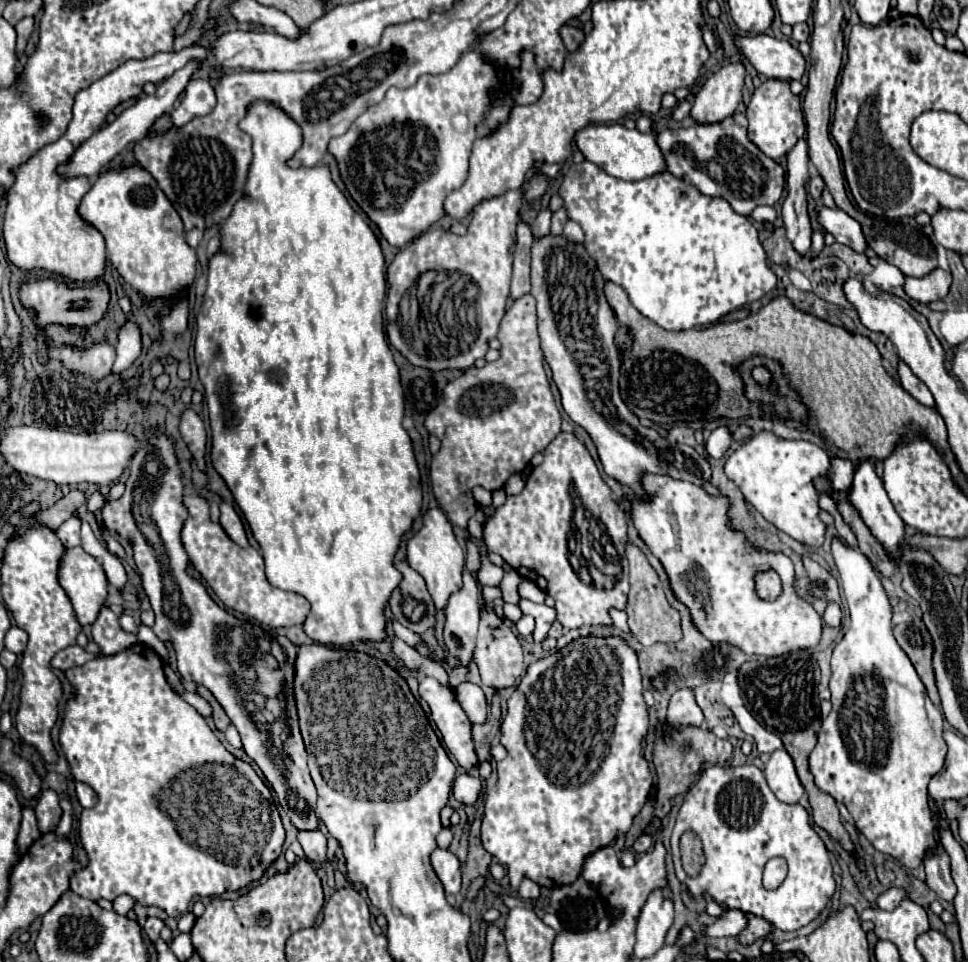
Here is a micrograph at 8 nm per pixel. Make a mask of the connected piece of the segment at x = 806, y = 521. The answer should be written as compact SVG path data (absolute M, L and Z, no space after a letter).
M761 432L727 458L725 474L741 488L747 502L777 530L783 530L809 548L823 546L827 526L819 518L821 492L815 486L817 478L829 478L829 456L823 448L807 440L783 440Z

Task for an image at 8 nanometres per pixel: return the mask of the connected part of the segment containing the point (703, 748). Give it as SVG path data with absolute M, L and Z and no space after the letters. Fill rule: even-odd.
M683 728L677 730L671 736L671 742L665 744L663 740L659 740L655 744L655 754L653 754L653 762L657 768L657 776L659 776L659 794L683 794L686 793L691 782L695 782L699 774L699 768L704 764L719 764L723 766L733 754L733 746L727 740L717 738L713 732L703 732L701 728ZM665 754L673 754L673 756L665 756Z

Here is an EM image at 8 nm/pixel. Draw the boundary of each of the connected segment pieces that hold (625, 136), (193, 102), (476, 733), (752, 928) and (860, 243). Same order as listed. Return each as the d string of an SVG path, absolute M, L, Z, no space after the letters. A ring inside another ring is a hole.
M593 124L585 126L583 130L579 130L575 134L575 144L589 162L597 164L599 168L605 168L605 172L609 172L611 176L617 176L623 180L641 180L641 178L647 178L647 176L653 176L653 174L665 170L663 156L655 144L655 132L641 134L641 132L637 132L637 128L629 130L621 124L613 124L613 130L609 128L607 140L603 140L603 142L609 142L605 146L603 142L599 142L599 136L597 136L599 130L601 130L601 126L593 126ZM591 134L595 138L593 142L591 142Z
M203 78L189 80L185 88L185 96L181 100L181 106L171 112L173 124L181 126L189 122L195 116L205 116L215 108L215 90L213 86Z
M499 692L493 694L493 700L490 703L491 712L485 724L475 724L473 726L473 742L475 742L475 752L479 760L489 760L489 748L491 740L497 734L501 724L501 696Z
M749 914L747 918L749 918L749 926L741 932L741 942L753 942L755 938L761 938L771 932L771 924L767 920L759 916L749 916Z
M819 206L819 224L827 232L831 232L839 244L849 246L859 254L867 250L867 242L865 242L861 224L855 218L851 218L849 214L845 214L843 210L837 210L837 208L831 210L825 206Z

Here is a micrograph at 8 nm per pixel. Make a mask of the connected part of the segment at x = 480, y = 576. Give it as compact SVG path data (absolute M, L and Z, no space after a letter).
M483 556L481 560L483 560L483 566L477 572L477 582L481 586L499 586L499 582L501 582L501 578L503 578L505 572L499 566L491 564L487 556Z

